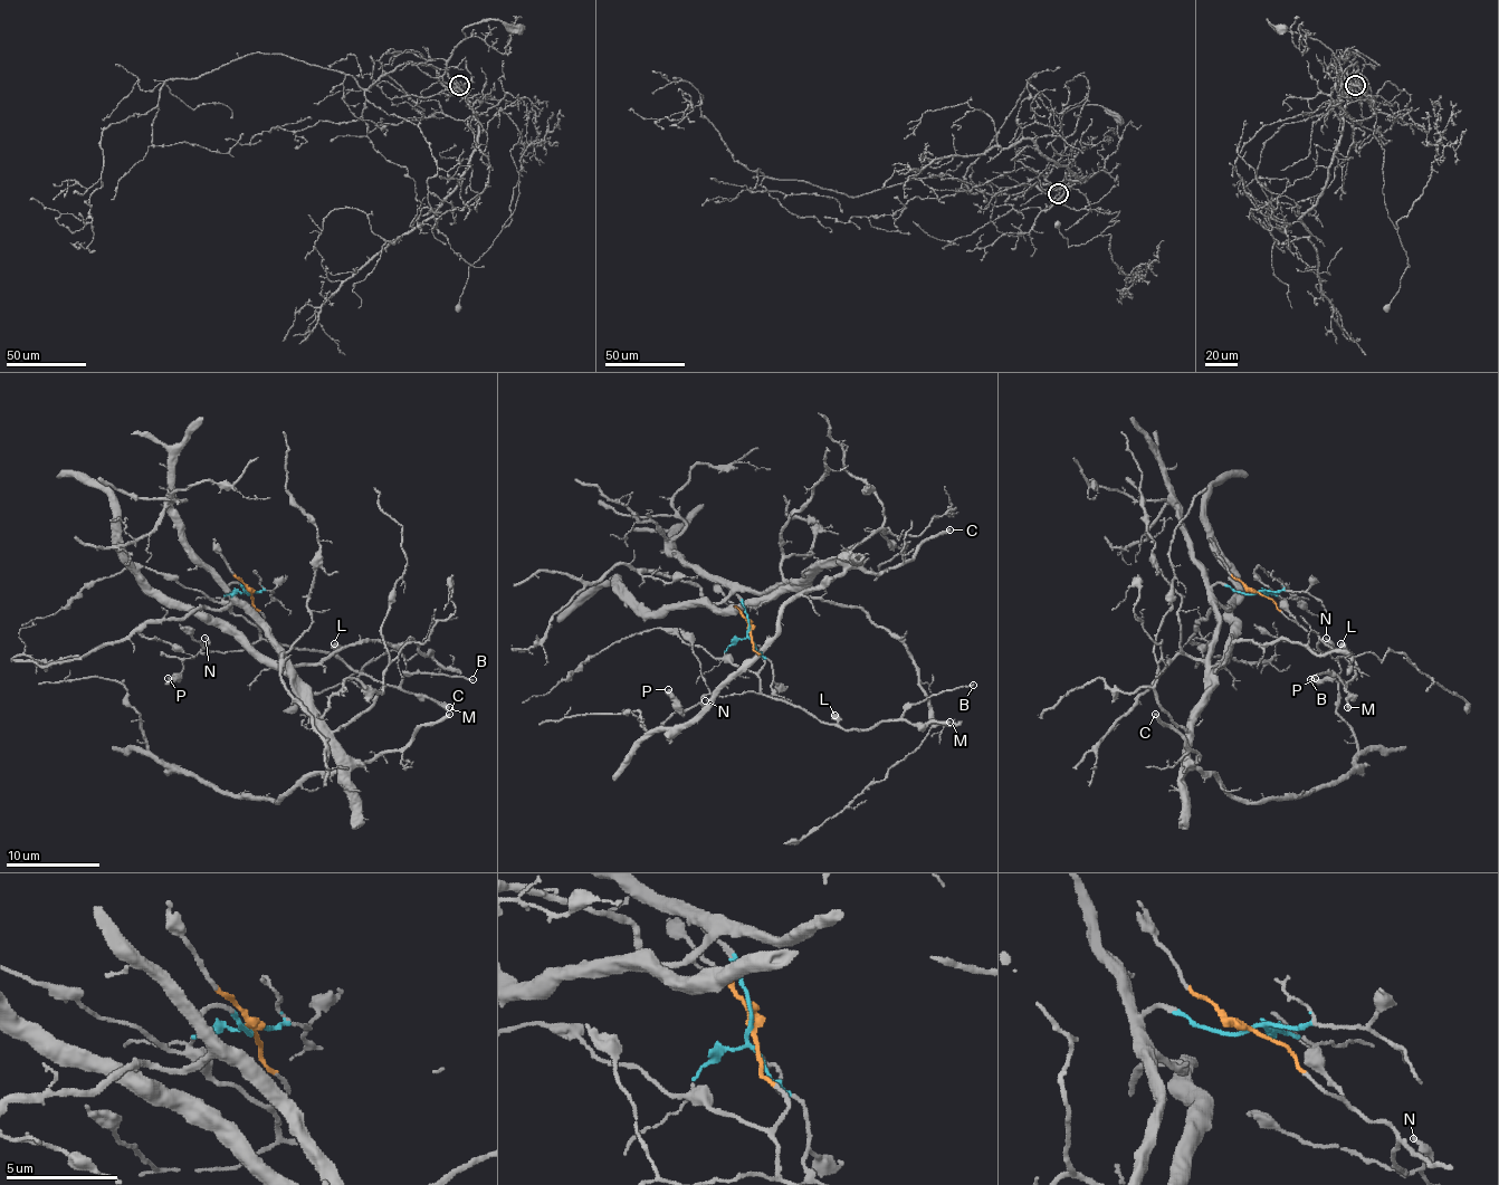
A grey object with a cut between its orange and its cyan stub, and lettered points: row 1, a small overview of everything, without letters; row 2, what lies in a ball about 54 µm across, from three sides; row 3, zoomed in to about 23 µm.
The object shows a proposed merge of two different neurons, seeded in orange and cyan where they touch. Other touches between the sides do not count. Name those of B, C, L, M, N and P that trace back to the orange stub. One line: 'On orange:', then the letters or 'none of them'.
On orange: B, L, M, N, P

